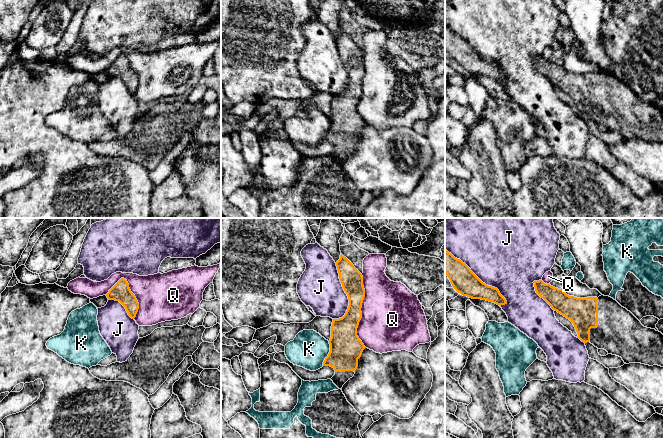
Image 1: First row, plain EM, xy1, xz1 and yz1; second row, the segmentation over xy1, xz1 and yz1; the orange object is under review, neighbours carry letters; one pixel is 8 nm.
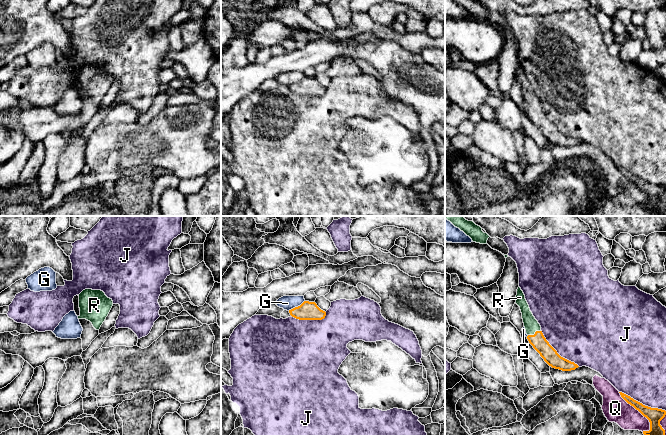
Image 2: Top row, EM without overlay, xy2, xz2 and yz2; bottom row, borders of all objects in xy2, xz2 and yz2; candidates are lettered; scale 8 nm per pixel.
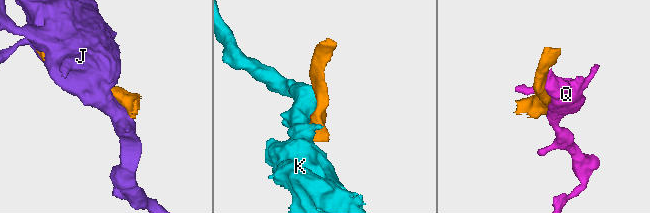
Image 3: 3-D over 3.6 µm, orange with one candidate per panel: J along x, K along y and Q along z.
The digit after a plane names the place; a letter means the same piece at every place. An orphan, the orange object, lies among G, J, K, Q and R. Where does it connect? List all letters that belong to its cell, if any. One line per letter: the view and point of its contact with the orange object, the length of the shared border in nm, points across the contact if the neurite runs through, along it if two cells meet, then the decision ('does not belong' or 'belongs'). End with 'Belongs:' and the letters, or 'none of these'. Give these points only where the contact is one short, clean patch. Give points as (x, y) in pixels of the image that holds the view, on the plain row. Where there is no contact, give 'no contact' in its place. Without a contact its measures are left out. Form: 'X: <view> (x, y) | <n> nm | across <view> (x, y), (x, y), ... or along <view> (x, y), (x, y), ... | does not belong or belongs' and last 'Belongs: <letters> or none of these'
G: xz2 (296, 83) | 160 nm | along xz2 (304, 76), (299, 81), (288, 86) | does not belong
J: yz1 (477, 53) | 650 nm | does not belong
K: xz1 (329, 129) | 200 nm | does not belong
Q: xz1 (360, 87) | 600 nm | does not belong
R: yz2 (535, 109) | 110 nm | across yz2 (538, 117), (535, 109), (531, 101) | belongs
Belongs: R

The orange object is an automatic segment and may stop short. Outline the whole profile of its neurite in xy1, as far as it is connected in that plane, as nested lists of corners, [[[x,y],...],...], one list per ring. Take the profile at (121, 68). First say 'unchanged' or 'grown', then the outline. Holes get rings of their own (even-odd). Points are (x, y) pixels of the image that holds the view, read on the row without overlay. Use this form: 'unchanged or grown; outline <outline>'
unchanged; outline [[[121,54],[106,70],[109,76],[119,77],[126,85],[128,91],[134,95],[139,85],[139,79],[131,68],[126,55]]]

